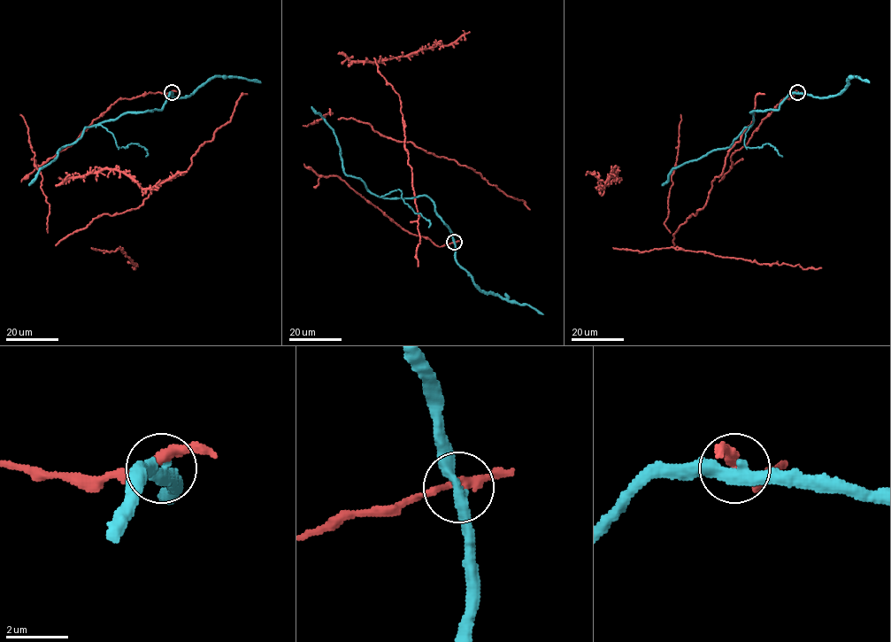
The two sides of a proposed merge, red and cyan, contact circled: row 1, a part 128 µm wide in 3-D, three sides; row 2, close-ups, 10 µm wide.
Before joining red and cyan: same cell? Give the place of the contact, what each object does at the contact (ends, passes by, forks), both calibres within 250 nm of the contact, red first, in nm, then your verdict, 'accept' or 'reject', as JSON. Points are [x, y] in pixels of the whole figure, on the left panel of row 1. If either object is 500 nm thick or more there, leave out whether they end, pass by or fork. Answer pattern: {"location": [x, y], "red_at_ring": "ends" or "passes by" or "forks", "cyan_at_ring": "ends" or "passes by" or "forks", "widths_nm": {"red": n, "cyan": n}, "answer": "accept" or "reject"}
{"location": [172, 92], "red_at_ring": "passes by", "cyan_at_ring": "passes by", "widths_nm": {"red": 240, "cyan": 400}, "answer": "reject"}

